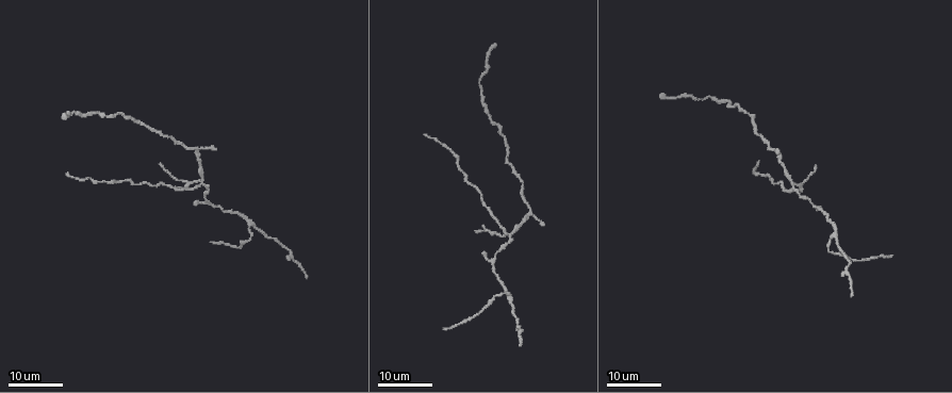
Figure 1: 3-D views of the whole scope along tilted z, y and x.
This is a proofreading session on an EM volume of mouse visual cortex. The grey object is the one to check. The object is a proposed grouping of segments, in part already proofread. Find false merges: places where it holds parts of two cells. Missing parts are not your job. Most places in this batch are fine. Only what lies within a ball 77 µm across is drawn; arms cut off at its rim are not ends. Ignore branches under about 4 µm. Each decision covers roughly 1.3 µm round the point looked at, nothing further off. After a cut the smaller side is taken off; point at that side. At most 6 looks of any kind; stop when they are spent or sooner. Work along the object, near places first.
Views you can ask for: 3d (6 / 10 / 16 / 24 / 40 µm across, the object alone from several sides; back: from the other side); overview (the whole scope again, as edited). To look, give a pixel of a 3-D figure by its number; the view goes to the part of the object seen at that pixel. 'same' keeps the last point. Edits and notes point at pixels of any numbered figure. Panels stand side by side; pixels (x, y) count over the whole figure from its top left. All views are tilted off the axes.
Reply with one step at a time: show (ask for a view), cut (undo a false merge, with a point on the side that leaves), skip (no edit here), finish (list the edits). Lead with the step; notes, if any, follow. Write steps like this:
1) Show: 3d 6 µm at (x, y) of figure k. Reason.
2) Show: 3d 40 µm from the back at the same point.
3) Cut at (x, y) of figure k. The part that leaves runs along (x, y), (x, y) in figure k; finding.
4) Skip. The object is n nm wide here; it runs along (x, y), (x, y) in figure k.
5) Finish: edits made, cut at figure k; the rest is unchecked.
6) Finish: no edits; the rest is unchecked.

Show: 3d 16 µm at (250, 226) of figure 1.

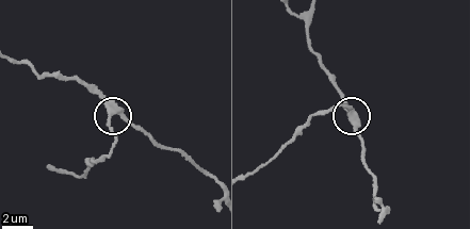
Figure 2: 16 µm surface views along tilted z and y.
Show: 3d 10 µm at (352, 116) of figure 2.

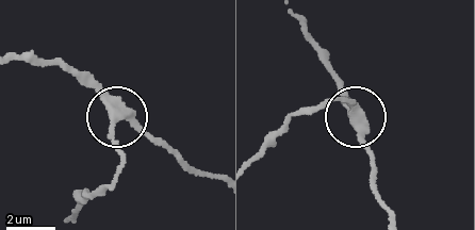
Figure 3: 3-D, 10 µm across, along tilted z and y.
Skip. It runs along (21, 54), (54, 65), (169, 152) in figure 3; continuous, no second cell.

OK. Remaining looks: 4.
Show: 3d 16 µm at (292, 251) of figure 1. Thick turns thin.

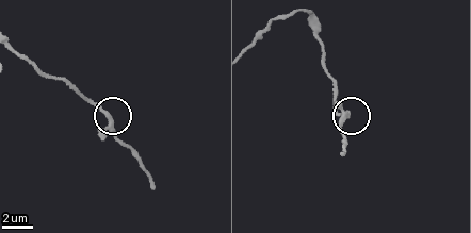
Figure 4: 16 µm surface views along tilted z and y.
Show: 3d 6 µm at (105, 112) of figure 4.

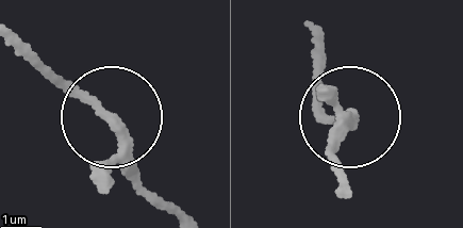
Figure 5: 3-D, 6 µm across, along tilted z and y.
Skip. All the same cell.

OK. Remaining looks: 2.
Show: 3d 16 µm at (508, 232) of figure 1. Four arms meet.

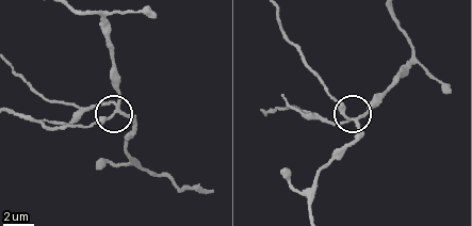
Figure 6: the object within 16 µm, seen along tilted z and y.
Show: 3d 6 µm at (353, 120) of figure 6. Closer look.

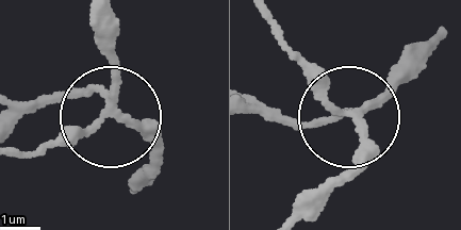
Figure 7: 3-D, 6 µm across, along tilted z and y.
Cut at (59, 102) of figure 7. The side arm is 30 µm long; the part that leaves runs along (103, 100), (75, 91), (9, 99) in figure 7; two cells meet here.

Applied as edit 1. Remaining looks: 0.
Finish: edits made, cut at figure 7; the rest is unchecked.

